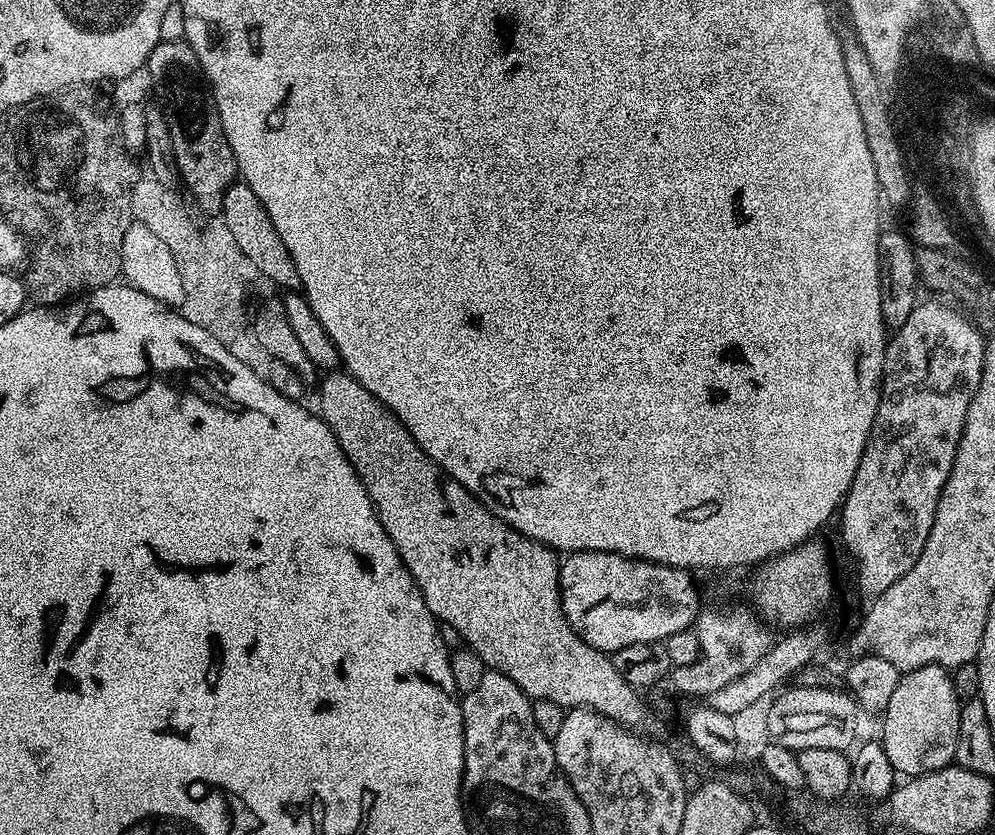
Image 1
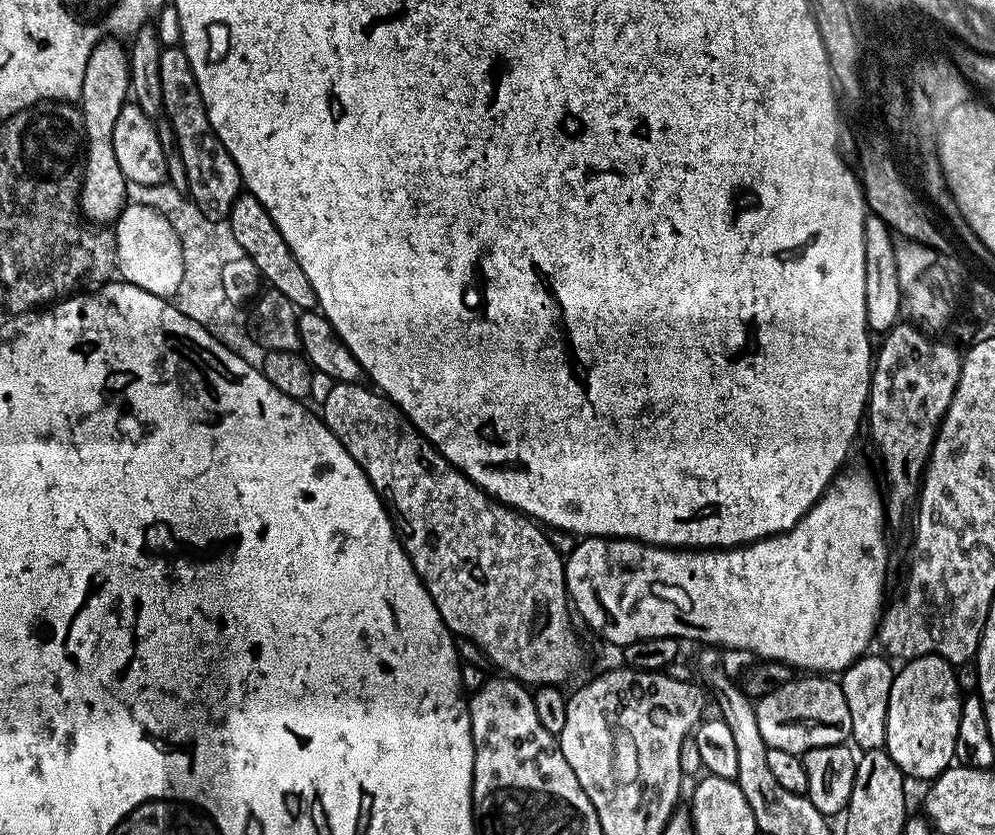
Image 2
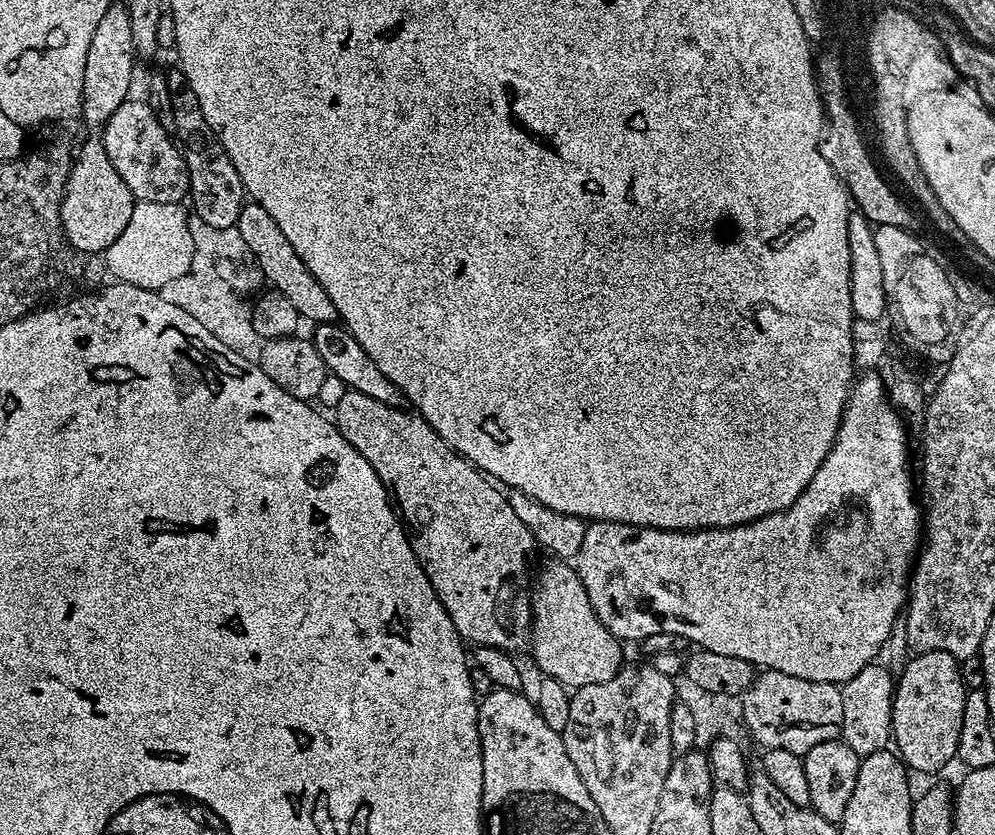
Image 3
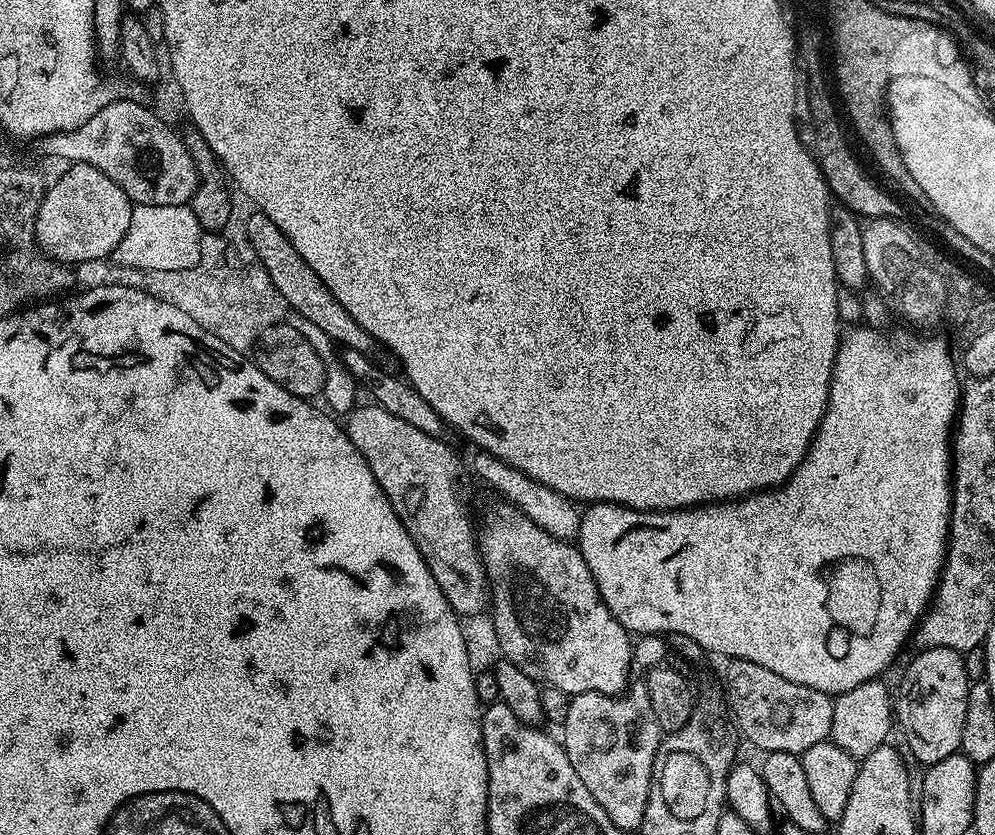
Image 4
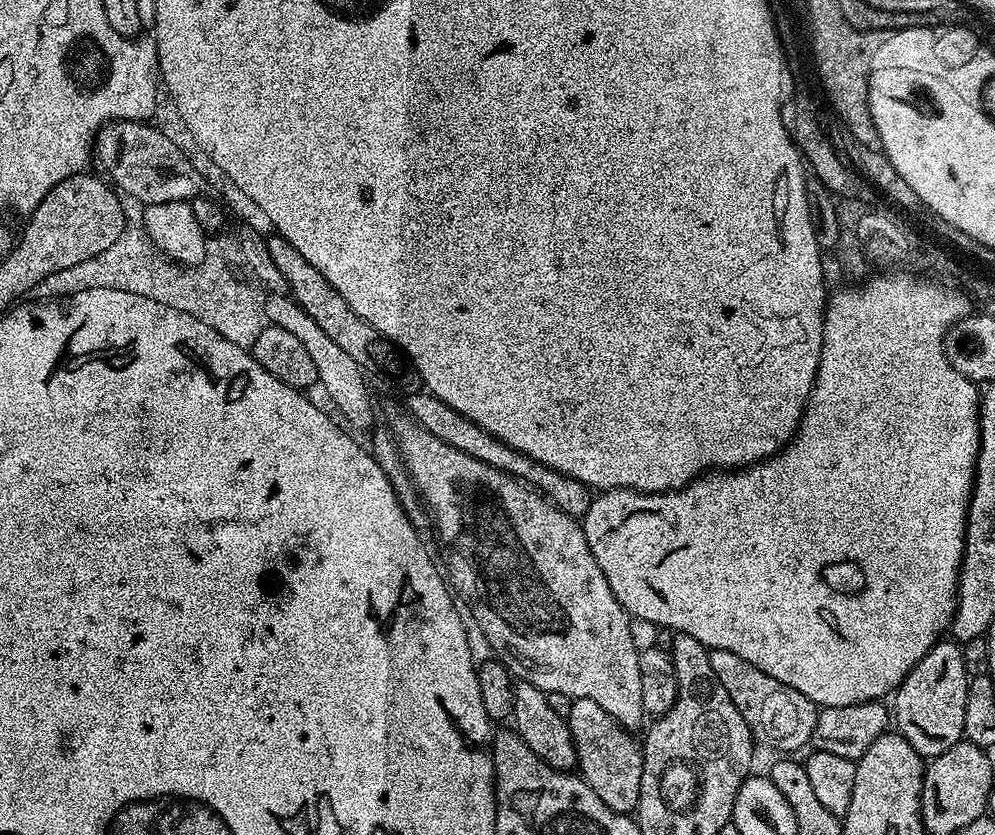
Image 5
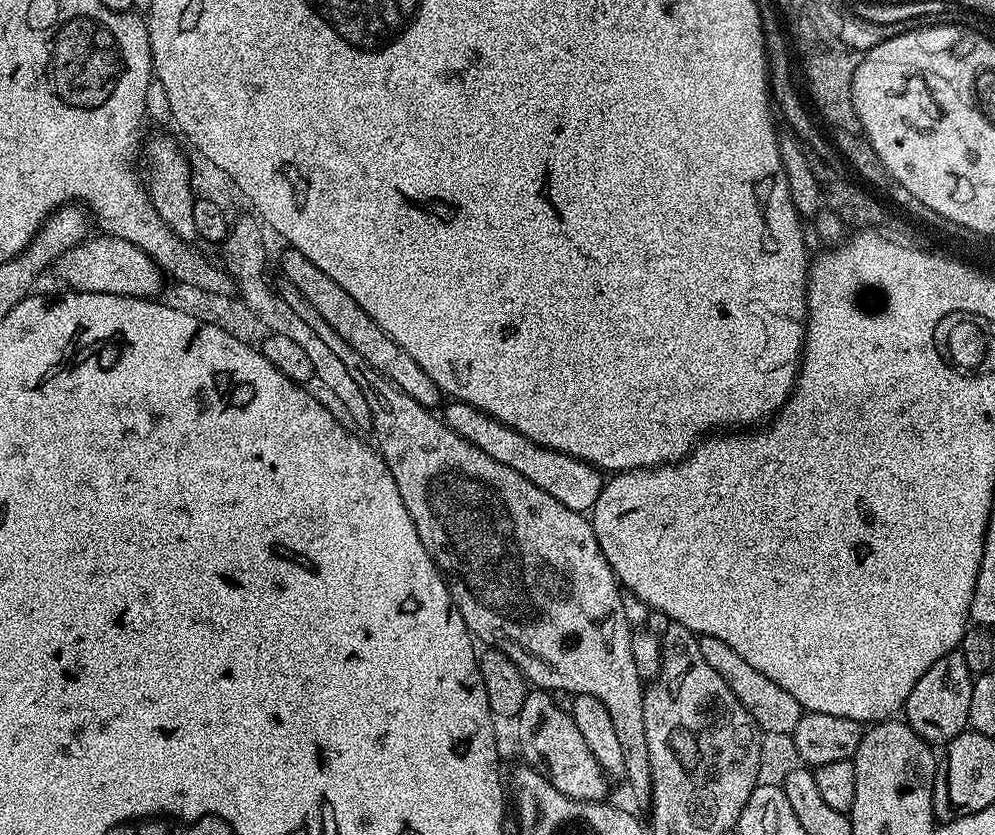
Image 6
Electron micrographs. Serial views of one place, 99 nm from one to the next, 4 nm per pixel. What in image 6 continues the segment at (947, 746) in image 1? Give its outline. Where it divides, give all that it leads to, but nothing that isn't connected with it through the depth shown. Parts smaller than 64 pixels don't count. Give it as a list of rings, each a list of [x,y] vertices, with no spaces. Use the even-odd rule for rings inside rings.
[[[957,650],[938,658],[918,678],[918,686],[910,690],[910,698],[906,698],[902,709],[903,719],[916,733],[933,746],[947,745],[948,741],[968,728],[970,714],[970,690],[974,674],[966,666],[966,658]]]

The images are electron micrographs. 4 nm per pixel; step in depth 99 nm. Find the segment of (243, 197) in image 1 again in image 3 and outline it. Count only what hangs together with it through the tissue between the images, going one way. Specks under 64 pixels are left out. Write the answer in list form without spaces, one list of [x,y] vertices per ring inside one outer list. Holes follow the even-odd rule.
[[[245,203],[235,227],[242,234],[242,242],[246,242],[246,246],[250,246],[250,254],[254,254],[265,281],[275,291],[286,294],[286,298],[290,298],[290,303],[294,305],[294,310],[298,310],[301,318],[305,321],[312,320],[313,325],[330,324],[337,319],[336,307],[334,302],[330,302],[330,294],[326,294],[326,290],[322,290],[318,278],[314,278],[314,274],[310,274],[310,270],[306,270],[306,262],[302,262],[302,258],[298,258],[294,246],[290,246],[286,234],[282,234],[282,230],[278,230],[278,222],[274,222],[274,218],[270,218],[270,214],[266,214],[266,210],[262,210],[260,204]]]

